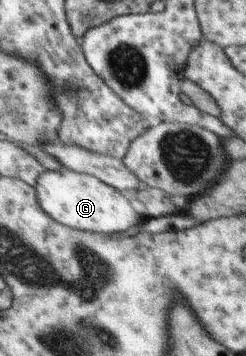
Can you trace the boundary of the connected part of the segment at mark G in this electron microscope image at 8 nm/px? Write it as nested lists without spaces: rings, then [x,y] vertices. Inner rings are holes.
[[[69,168],[42,171],[34,183],[33,191],[36,193],[37,203],[46,215],[76,231],[120,233],[145,220],[145,217],[137,215],[130,206],[130,197],[93,176],[70,171]]]

